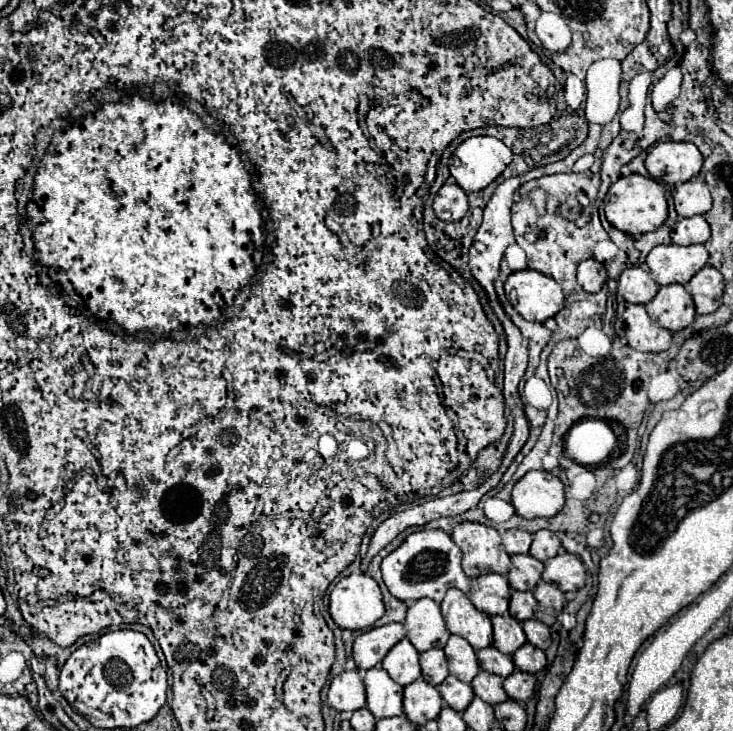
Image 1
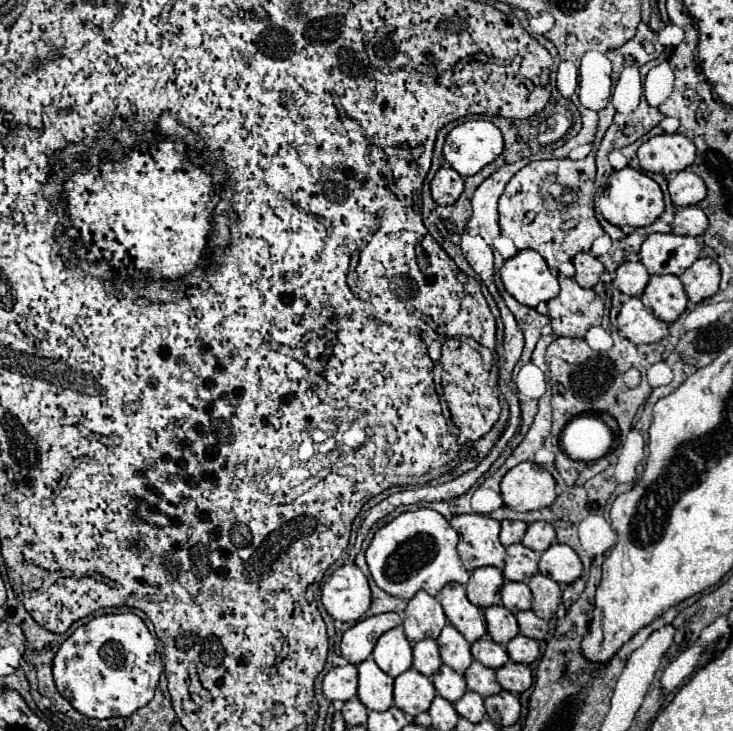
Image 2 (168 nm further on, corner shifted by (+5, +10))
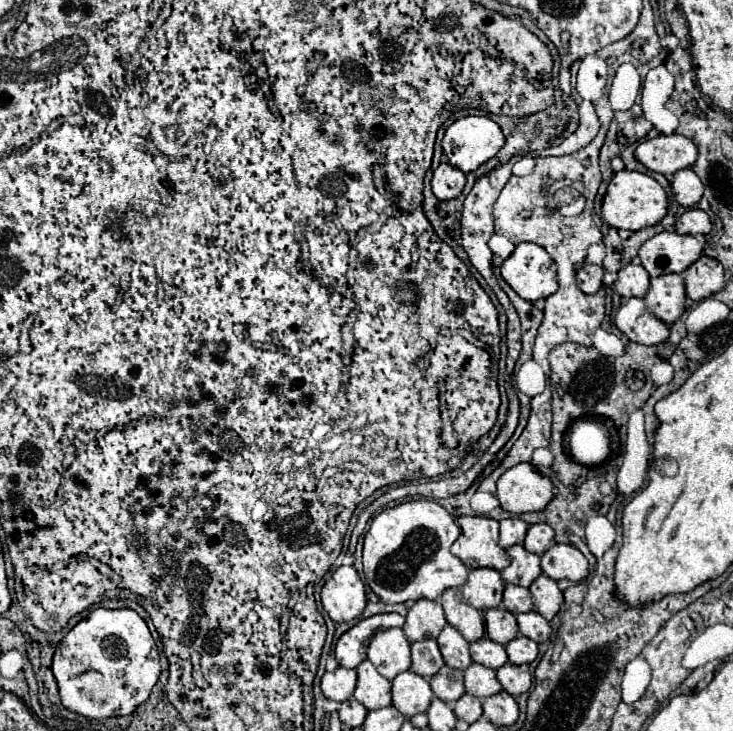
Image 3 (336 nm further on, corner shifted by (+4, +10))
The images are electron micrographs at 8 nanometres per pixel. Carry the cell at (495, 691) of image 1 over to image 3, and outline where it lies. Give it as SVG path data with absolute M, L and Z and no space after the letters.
M472 662L468 666L468 670L464 672L464 684L466 684L466 692L478 698L488 698L494 696L502 690L496 672L492 668L486 668L482 664Z

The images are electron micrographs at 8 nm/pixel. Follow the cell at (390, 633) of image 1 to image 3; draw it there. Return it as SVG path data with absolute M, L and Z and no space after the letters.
M376 614L360 620L348 632L344 632L342 638L338 640L336 660L344 668L356 668L360 662L366 660L368 644L378 630L386 630L402 624L404 624L404 618L400 614Z

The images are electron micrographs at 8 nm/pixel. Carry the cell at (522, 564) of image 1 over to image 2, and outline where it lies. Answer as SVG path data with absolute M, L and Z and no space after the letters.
M511 544L507 546L503 576L505 580L513 582L529 582L529 578L539 572L537 564L539 564L539 552L525 548L523 544Z

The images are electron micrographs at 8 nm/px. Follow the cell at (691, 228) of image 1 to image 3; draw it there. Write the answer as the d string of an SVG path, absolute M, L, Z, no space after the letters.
M700 208L686 210L676 222L676 232L678 234L692 234L692 236L704 234L706 236L710 230L712 230L712 222L710 222L708 214Z

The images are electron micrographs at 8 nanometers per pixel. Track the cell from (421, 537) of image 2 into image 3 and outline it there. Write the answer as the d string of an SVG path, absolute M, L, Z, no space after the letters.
M434 500L386 508L372 520L364 536L364 578L372 592L388 604L420 598L438 600L446 588L462 586L468 576L462 560L450 552L458 536L460 528L454 518Z

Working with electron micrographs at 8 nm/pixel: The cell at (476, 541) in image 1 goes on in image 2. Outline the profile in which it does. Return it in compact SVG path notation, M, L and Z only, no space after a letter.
M459 514L451 518L451 526L459 532L457 552L467 572L481 566L503 568L505 548L499 542L499 522L481 514Z

